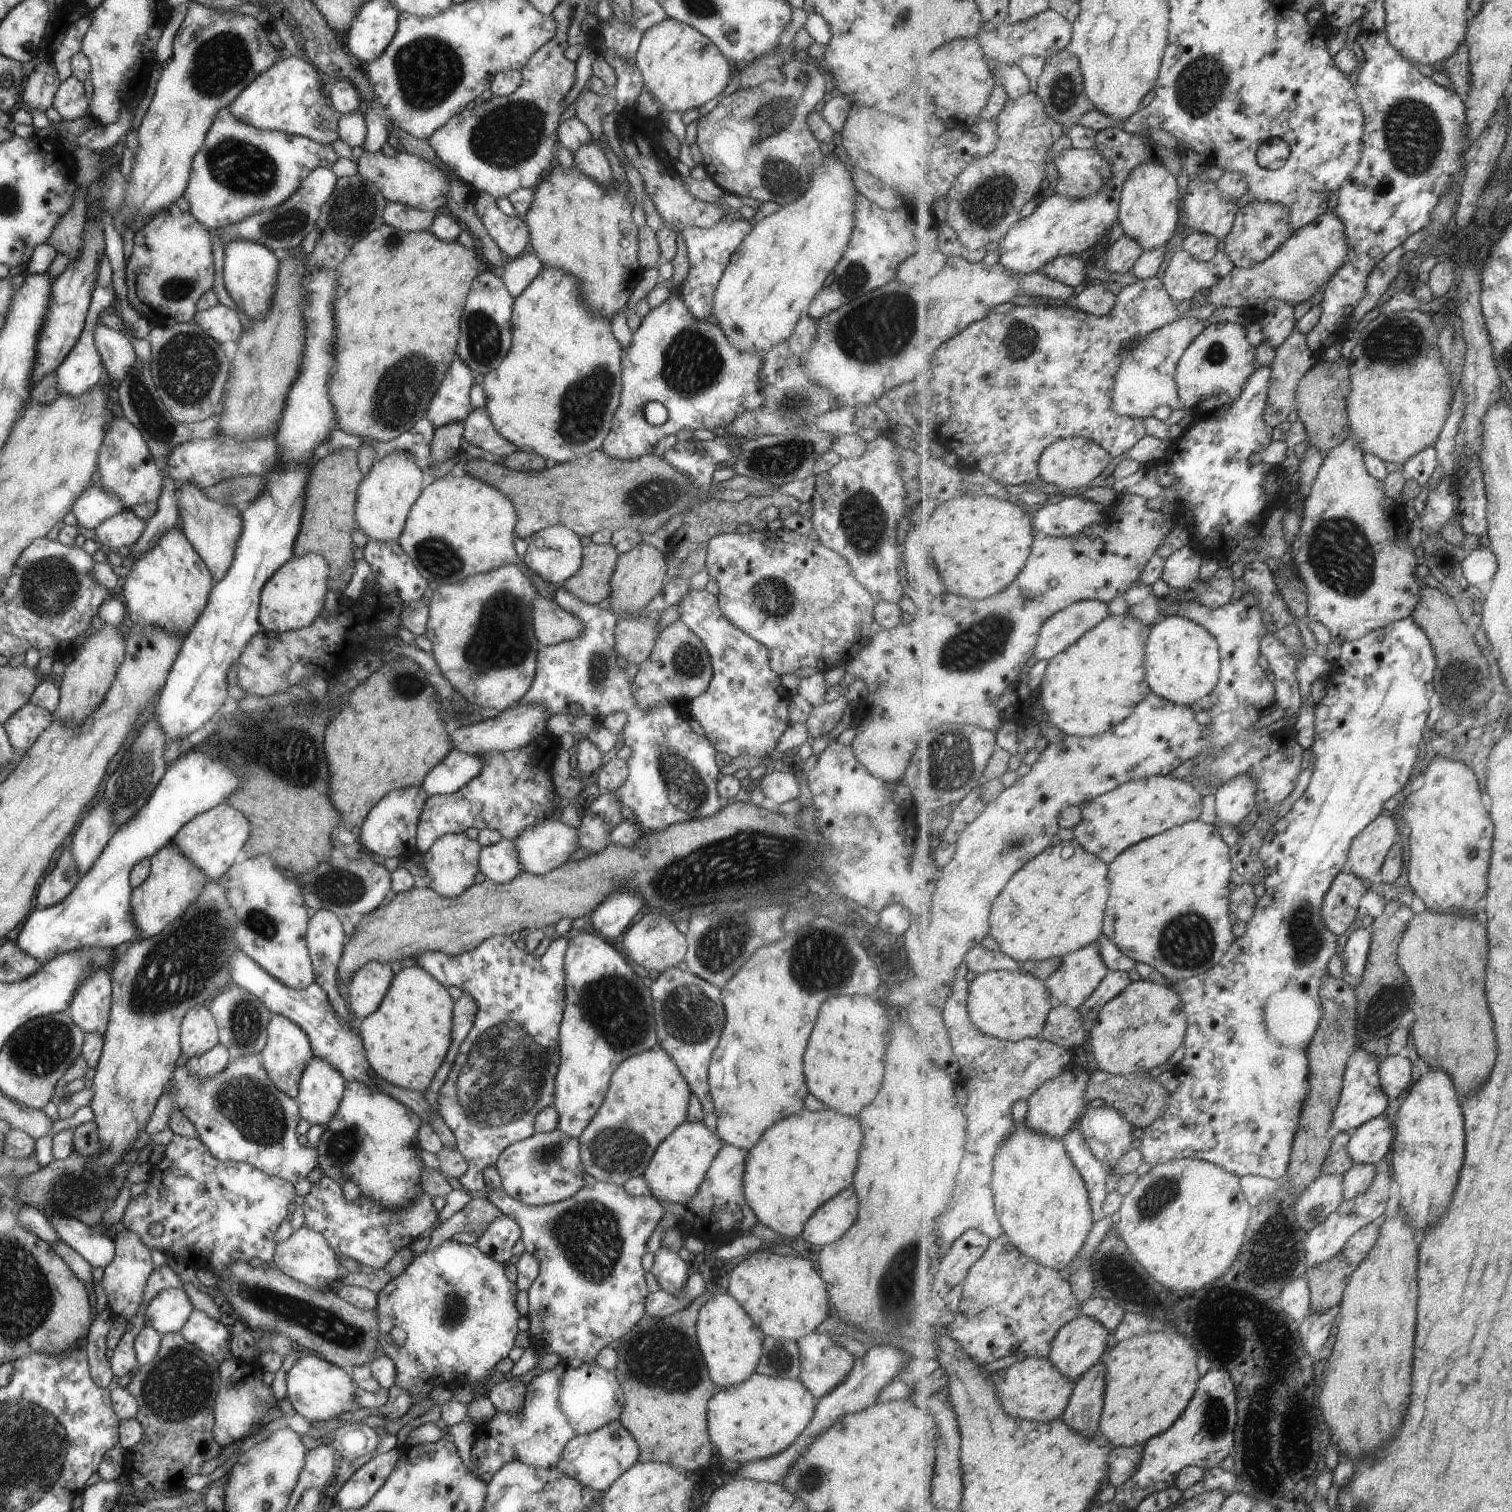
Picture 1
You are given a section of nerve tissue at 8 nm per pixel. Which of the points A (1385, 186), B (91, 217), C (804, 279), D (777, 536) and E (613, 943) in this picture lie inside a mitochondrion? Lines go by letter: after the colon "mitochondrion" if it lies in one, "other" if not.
A: mitochondrion
B: other
C: other
D: other
E: other

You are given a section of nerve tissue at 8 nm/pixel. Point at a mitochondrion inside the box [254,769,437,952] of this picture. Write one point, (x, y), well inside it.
(339, 887)

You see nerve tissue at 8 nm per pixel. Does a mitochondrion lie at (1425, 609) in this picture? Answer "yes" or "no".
no

